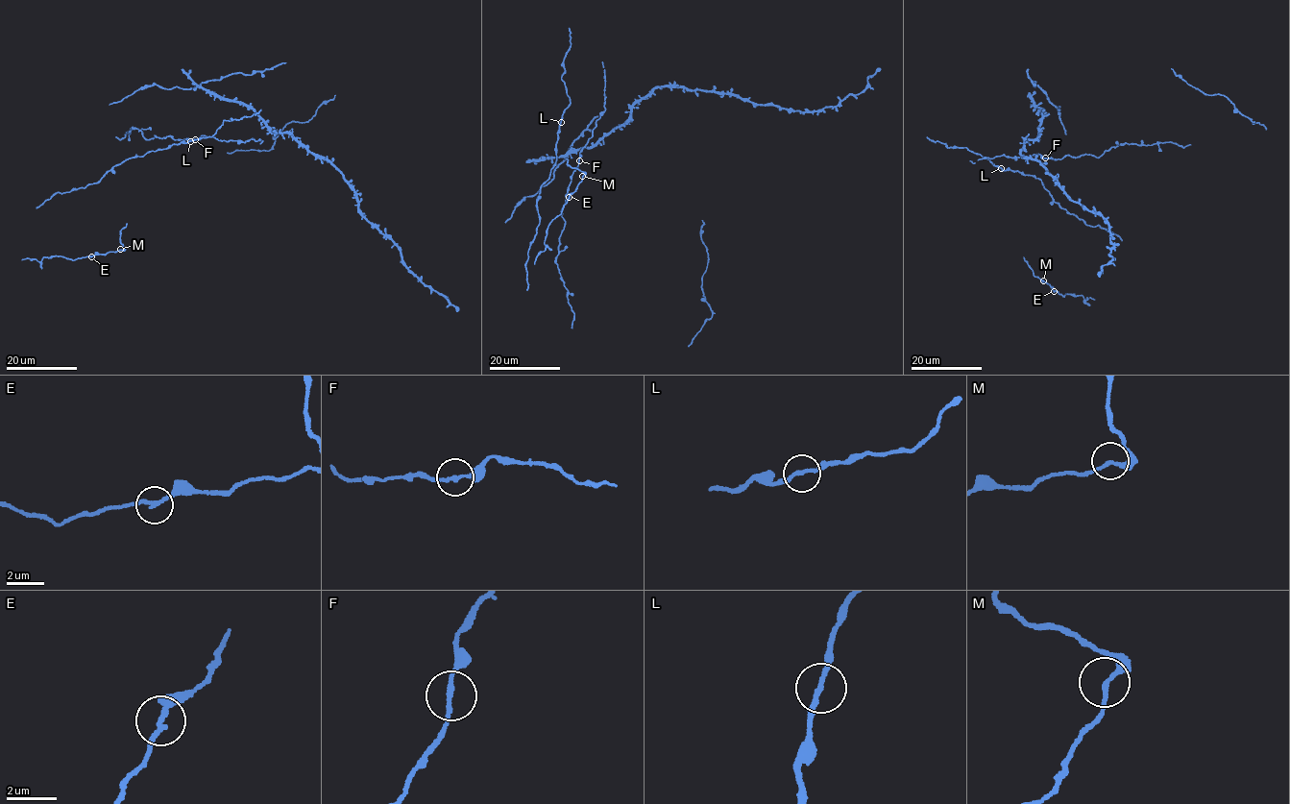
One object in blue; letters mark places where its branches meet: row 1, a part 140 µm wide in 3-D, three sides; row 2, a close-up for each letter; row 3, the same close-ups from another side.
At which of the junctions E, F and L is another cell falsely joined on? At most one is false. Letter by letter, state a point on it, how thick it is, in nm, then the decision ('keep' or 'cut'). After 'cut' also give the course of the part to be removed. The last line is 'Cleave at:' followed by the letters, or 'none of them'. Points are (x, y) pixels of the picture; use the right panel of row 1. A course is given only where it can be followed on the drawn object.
E: (1054, 291) | 180 nm | keep
F: (1045, 158) | 180 nm | keep
L: (1001, 168) | 170 nm | keep
Cleave at: none of them

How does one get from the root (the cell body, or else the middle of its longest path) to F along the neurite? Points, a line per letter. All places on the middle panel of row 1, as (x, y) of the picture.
F: (567, 192), (579, 160)

